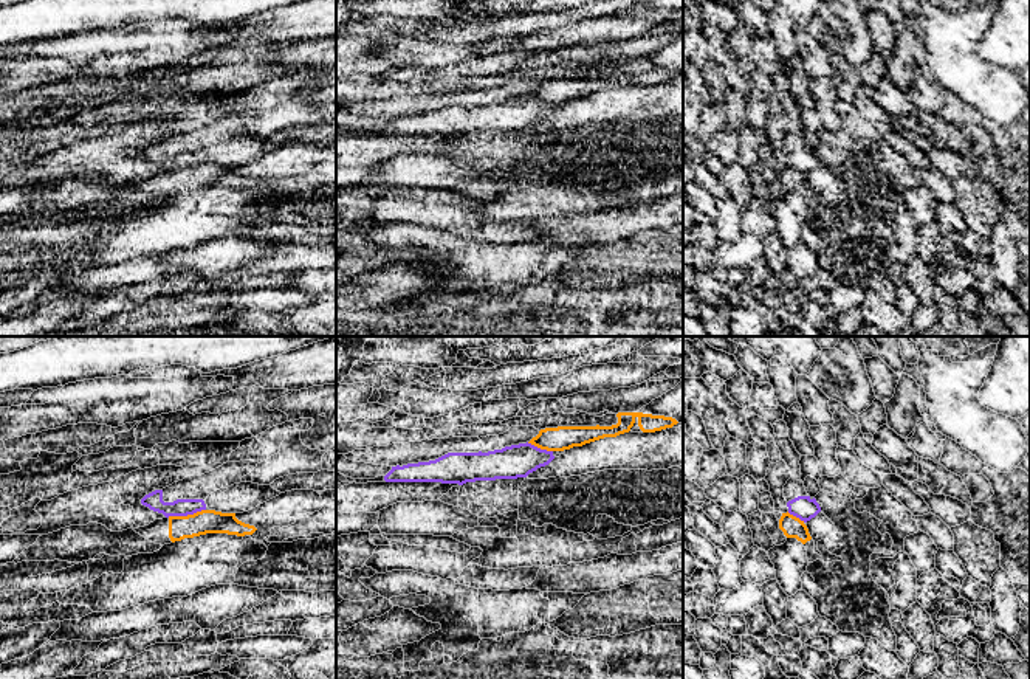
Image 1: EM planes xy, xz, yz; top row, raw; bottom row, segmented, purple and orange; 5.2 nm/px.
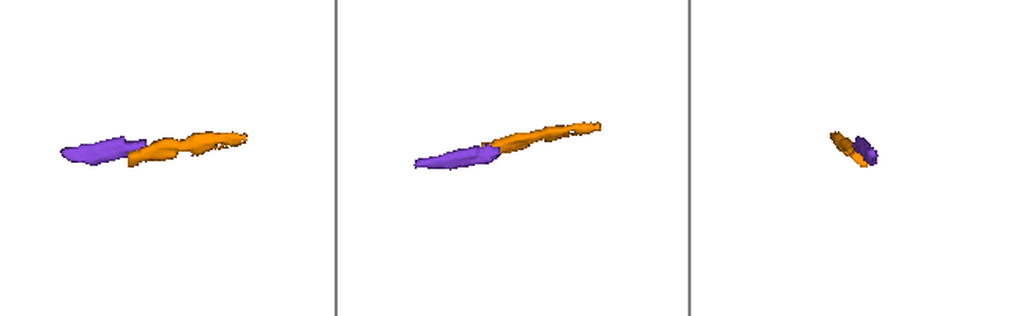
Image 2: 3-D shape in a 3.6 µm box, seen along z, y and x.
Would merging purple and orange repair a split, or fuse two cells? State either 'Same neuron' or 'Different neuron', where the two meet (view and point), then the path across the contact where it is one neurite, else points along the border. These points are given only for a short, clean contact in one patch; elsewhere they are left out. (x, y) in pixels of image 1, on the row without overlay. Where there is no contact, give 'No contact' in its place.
Different neuron. Touches purple at xy (186, 168). Boundary: xy (205, 161), (195, 166), (168, 169)

